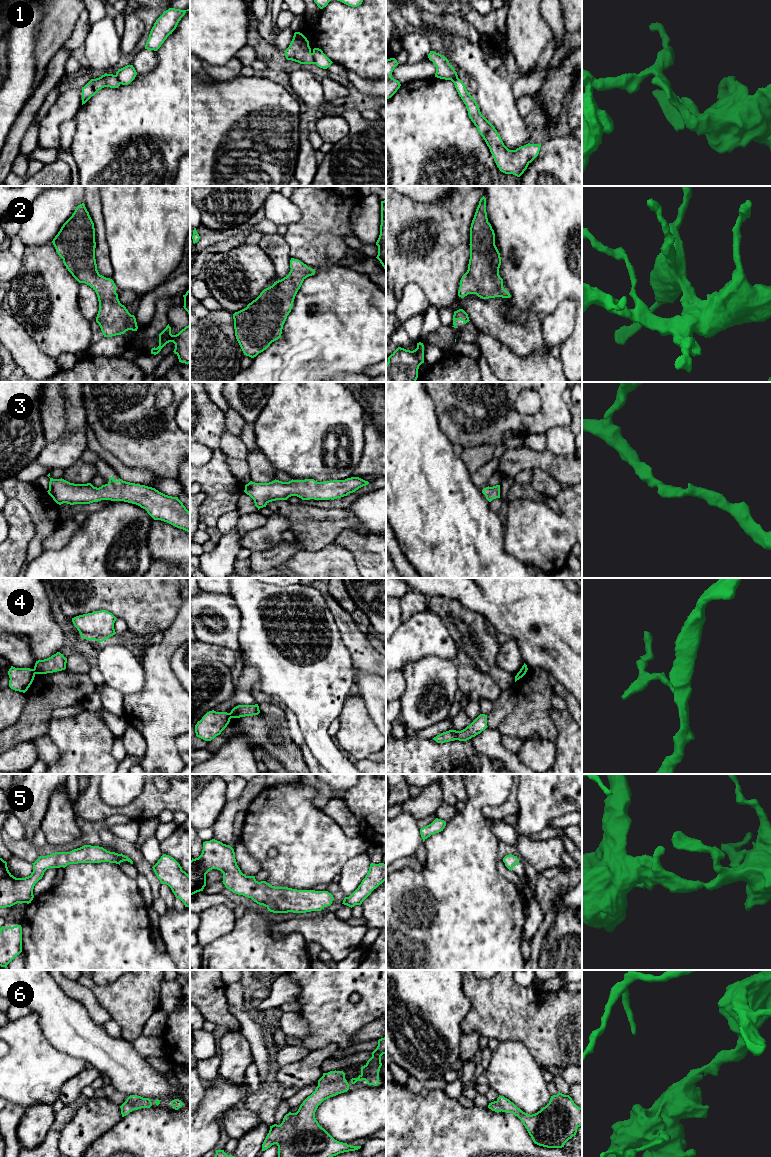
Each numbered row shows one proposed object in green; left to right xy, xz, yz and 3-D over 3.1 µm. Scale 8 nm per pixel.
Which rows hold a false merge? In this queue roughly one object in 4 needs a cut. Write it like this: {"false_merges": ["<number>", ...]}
{"false_merges": ["1", "4"]}

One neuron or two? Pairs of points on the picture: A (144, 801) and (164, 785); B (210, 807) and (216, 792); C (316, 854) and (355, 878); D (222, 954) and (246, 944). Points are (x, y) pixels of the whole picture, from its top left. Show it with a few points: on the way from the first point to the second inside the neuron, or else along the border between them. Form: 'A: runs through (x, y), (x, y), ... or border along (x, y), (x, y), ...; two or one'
A: border along (154, 784), (160, 790), (167, 790), (170, 787); two
B: runs through (210, 803), (213, 796); one
C: border along (360, 854), (351, 857), (343, 865), (339, 873); two
D: runs through (228, 954), (236, 954), (240, 950); one

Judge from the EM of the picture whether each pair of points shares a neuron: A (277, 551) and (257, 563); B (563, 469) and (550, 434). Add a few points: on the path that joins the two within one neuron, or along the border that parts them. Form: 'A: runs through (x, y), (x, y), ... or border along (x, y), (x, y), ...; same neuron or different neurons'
A: runs through (272, 556), (268, 560), (262, 561); same neuron
B: border along (547, 448), (555, 454), (571, 456); different neurons

